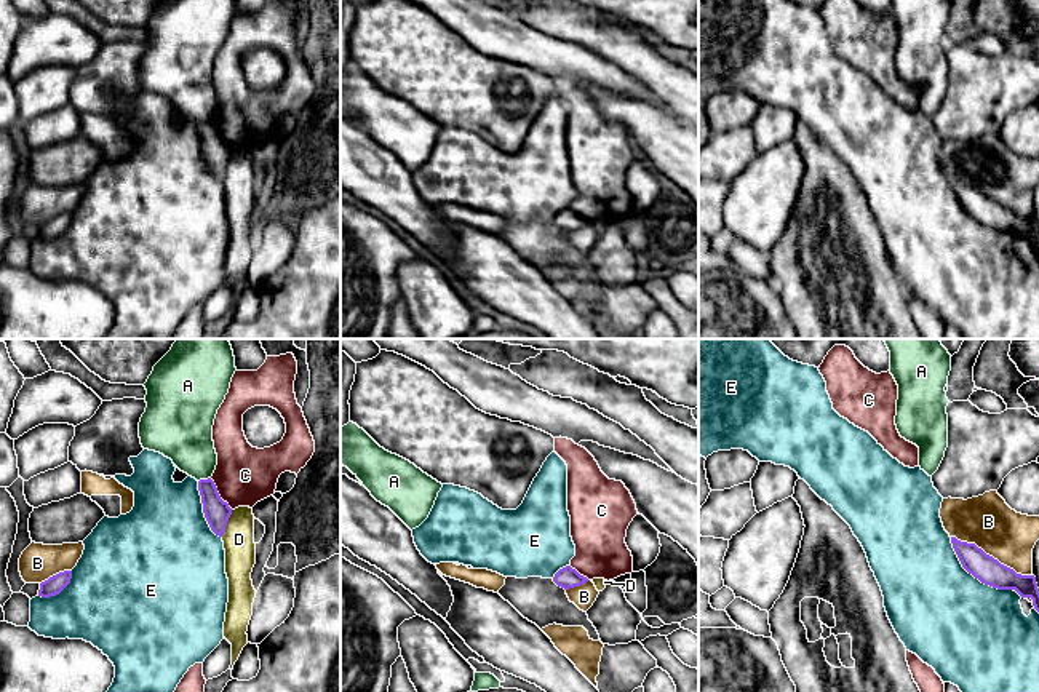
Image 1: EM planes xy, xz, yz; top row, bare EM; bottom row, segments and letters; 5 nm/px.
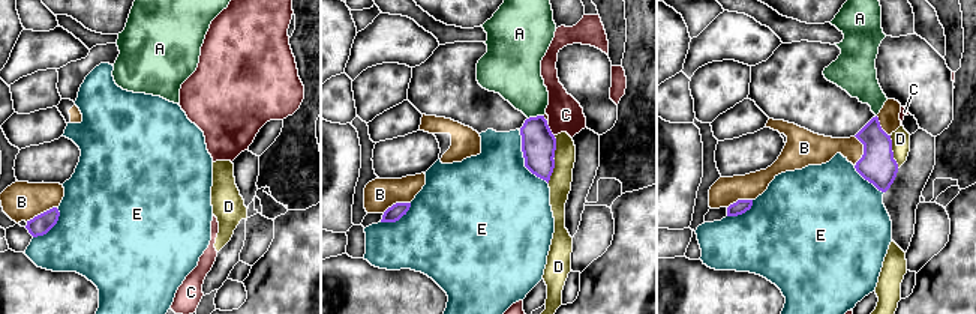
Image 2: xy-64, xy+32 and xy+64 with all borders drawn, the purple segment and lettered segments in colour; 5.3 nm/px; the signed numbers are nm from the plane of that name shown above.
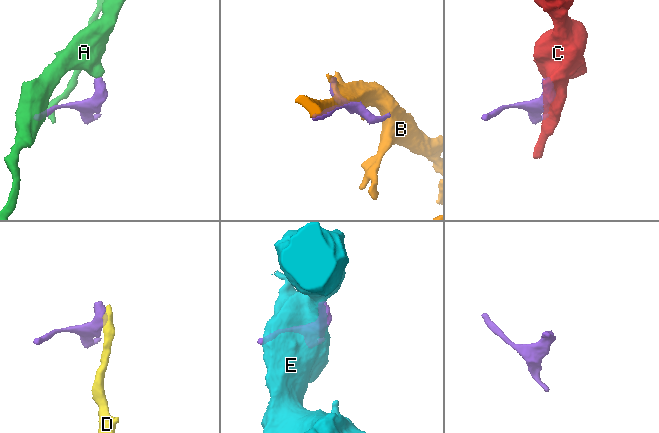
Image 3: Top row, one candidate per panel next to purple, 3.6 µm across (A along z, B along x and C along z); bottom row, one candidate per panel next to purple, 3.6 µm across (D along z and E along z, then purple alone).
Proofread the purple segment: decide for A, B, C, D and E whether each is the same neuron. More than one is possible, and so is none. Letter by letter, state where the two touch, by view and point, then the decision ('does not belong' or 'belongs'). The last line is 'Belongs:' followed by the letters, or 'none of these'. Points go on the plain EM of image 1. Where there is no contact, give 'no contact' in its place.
A: xy (203, 122) | does not belong
B: yz (991, 198) | does not belong
C: xy (218, 136) | does not belong
D: xy (226, 165) | does not belong
E: yz (974, 218) | does not belong
Belongs: none of these

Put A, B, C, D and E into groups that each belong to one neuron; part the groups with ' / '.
A / B / C / D / E

